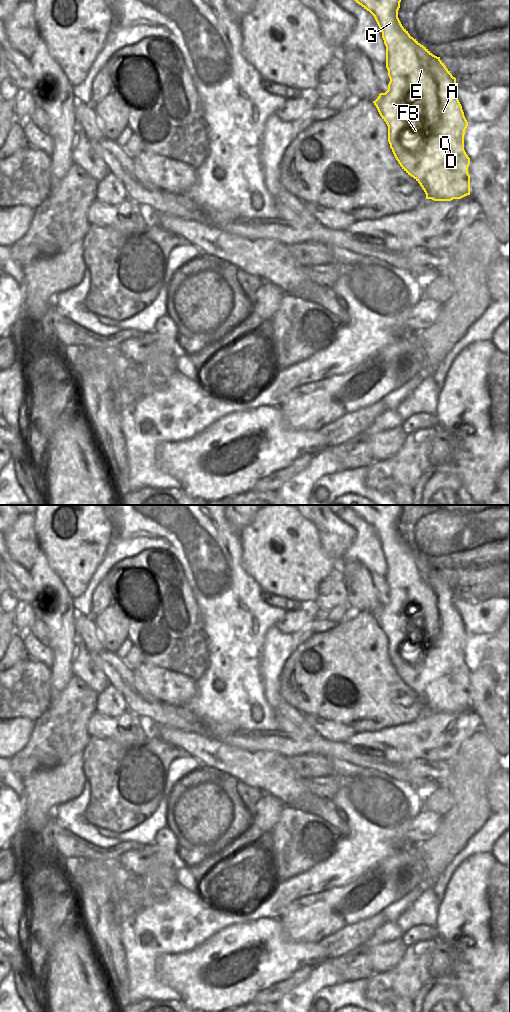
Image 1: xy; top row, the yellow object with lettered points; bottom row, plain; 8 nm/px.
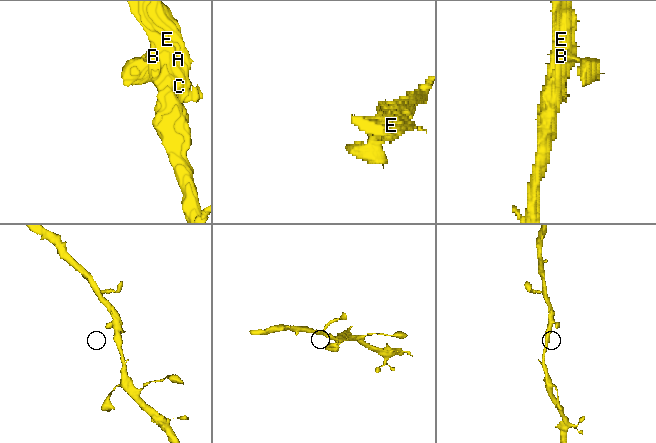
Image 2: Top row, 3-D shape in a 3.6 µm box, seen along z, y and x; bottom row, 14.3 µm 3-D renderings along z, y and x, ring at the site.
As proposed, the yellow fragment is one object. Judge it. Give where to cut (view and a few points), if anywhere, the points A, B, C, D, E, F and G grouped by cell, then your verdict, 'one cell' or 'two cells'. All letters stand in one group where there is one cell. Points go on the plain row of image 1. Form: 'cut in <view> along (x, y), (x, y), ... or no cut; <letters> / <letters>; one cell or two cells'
no cut; A B C D E F G; one cell

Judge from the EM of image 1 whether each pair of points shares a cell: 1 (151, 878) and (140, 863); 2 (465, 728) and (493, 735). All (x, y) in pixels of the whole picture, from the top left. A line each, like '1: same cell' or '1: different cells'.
1: different cells
2: different cells

